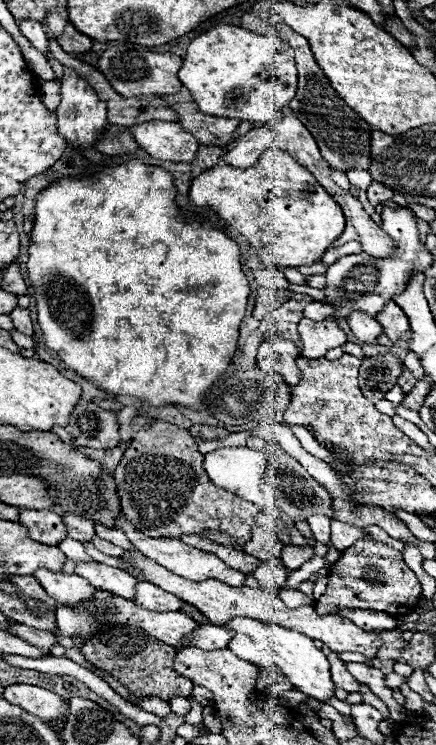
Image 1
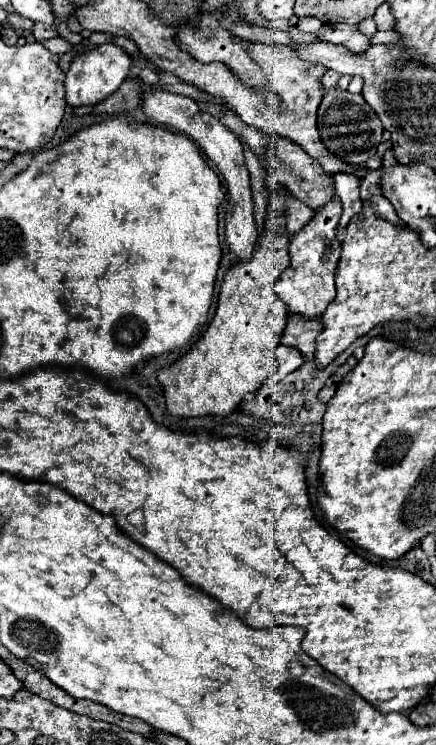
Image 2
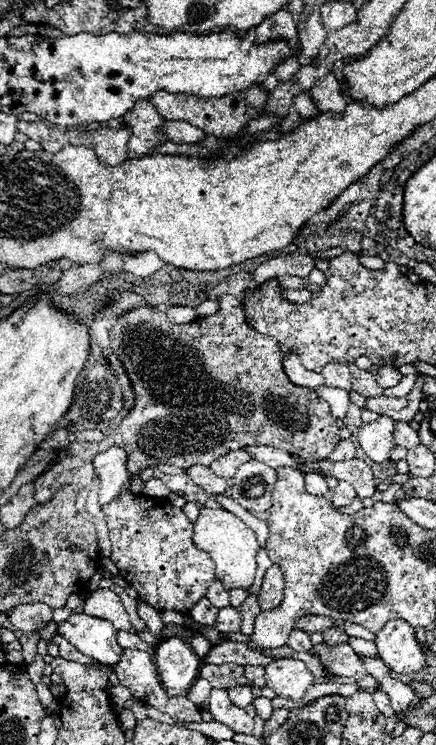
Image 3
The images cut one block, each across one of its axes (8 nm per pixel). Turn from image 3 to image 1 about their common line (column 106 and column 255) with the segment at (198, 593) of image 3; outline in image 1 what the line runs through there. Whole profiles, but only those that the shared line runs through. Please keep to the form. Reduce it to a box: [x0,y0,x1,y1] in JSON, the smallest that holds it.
[114,420,260,552]

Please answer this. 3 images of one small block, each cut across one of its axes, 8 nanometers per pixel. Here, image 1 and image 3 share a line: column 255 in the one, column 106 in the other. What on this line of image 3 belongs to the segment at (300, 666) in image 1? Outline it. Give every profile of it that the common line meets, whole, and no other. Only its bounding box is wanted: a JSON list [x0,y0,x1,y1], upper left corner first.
[58,612,122,666]

